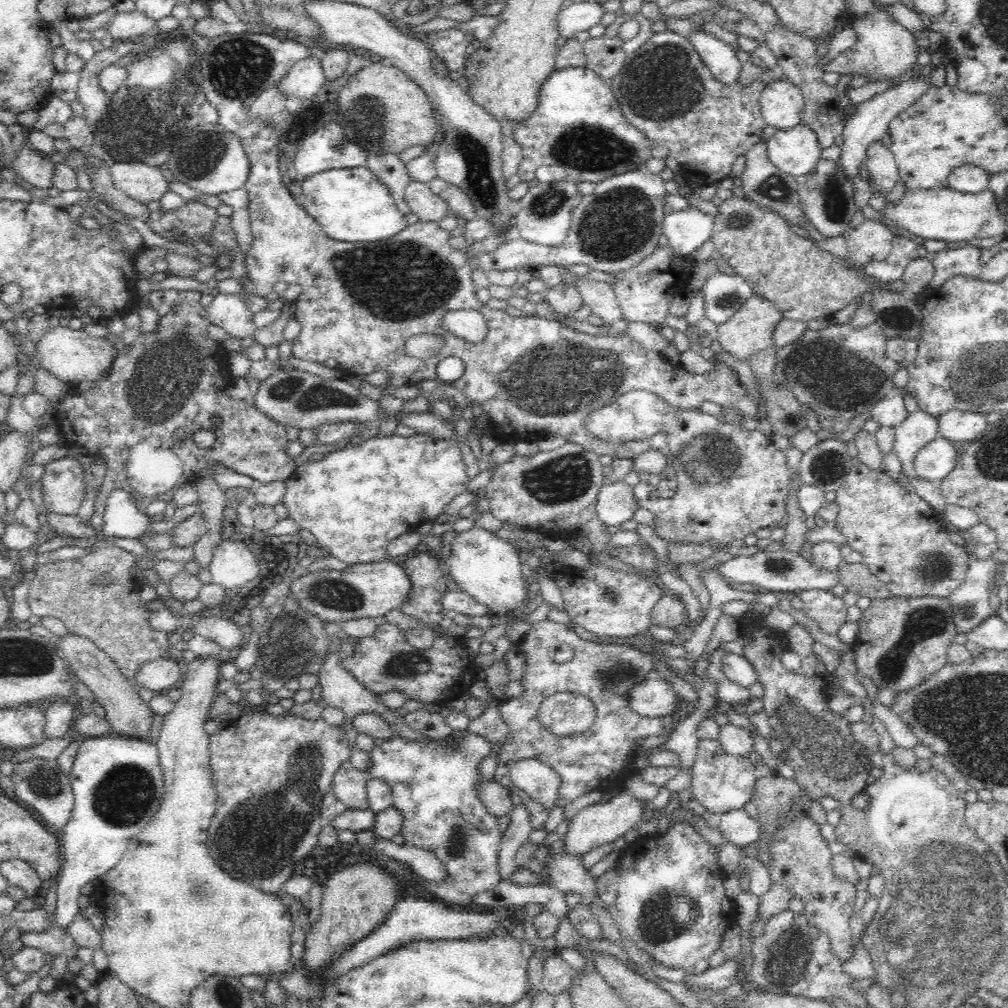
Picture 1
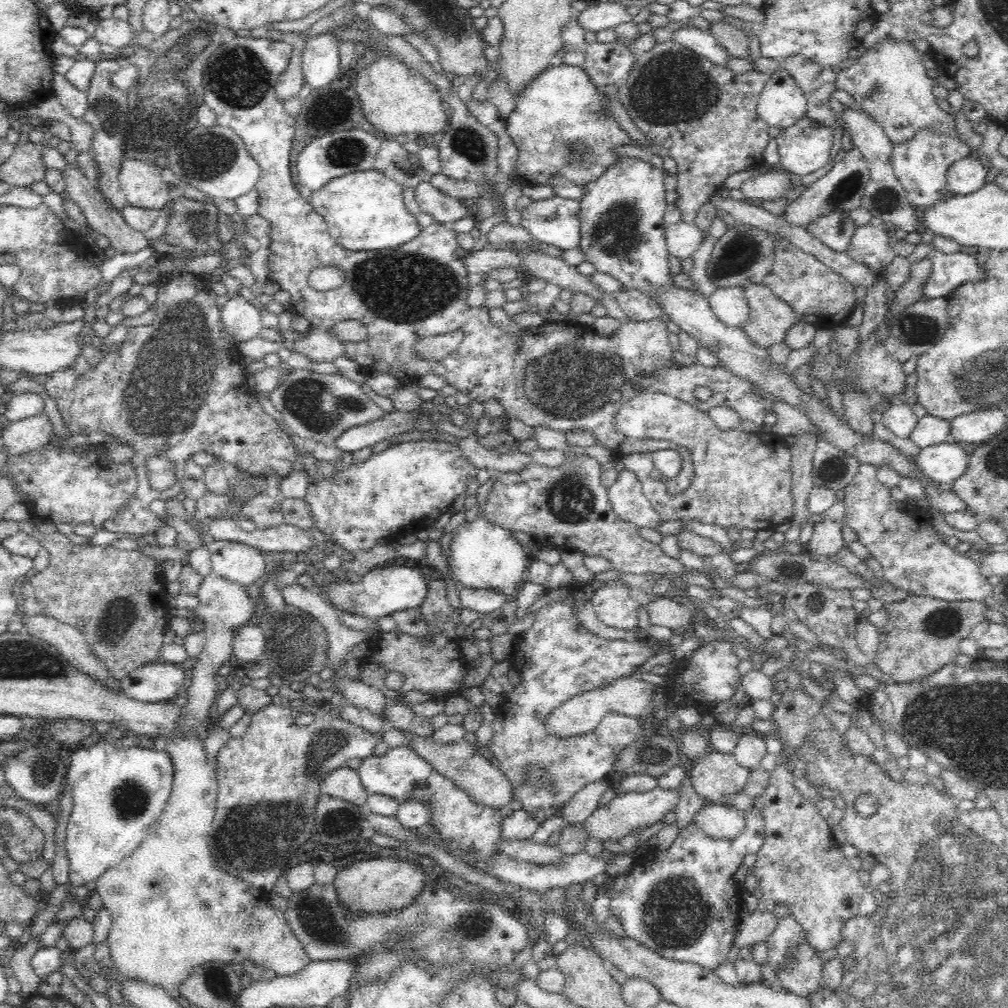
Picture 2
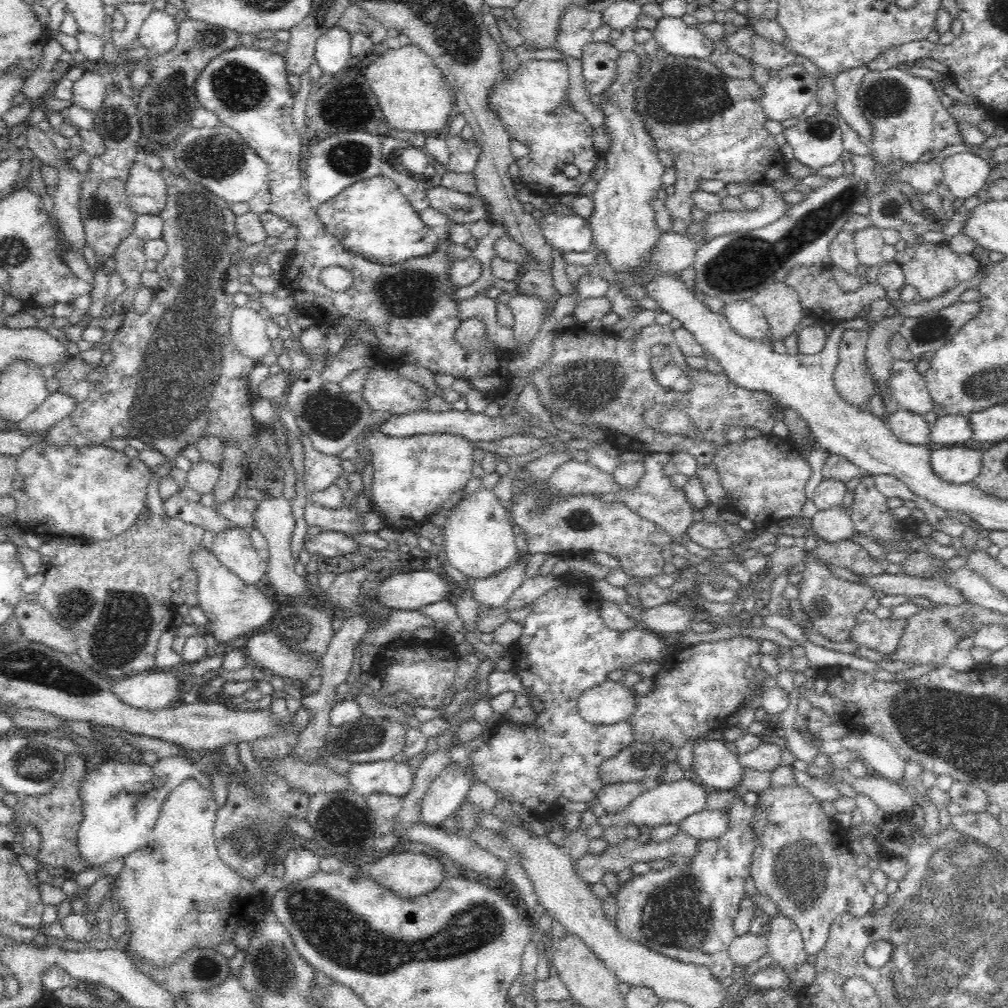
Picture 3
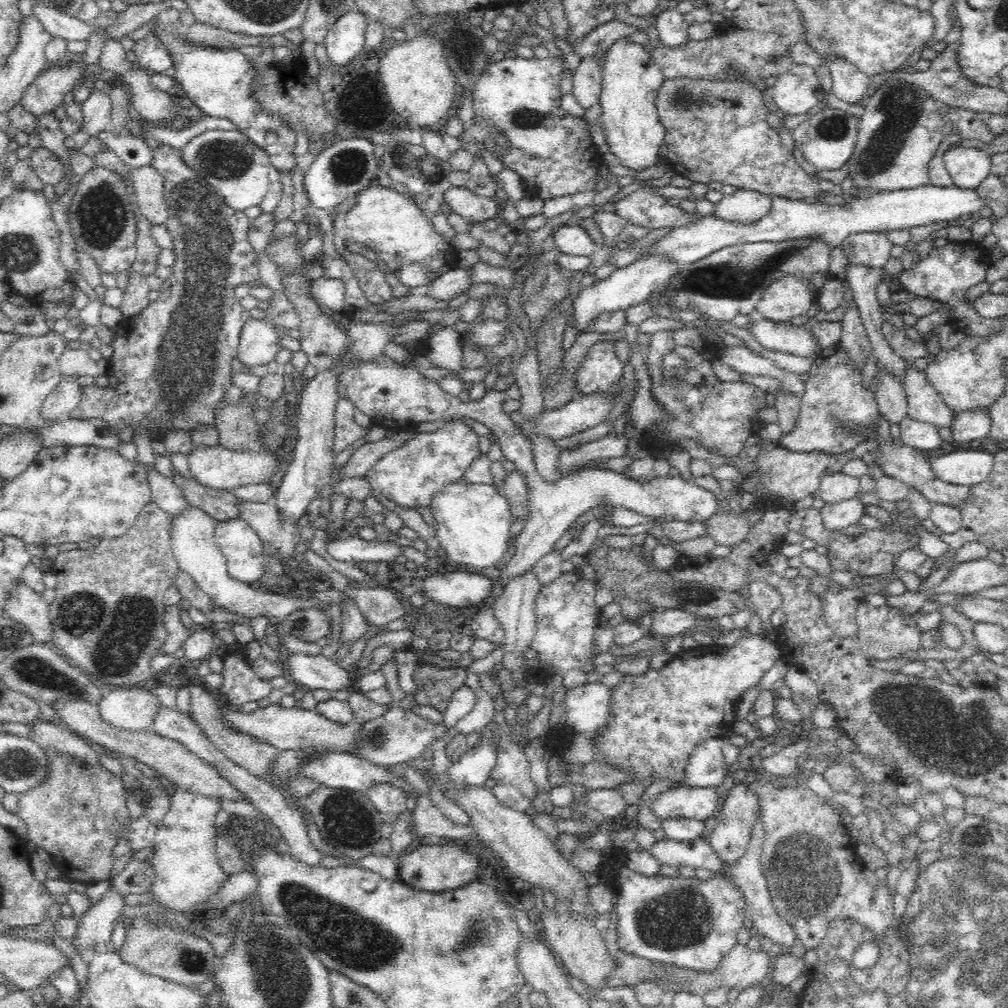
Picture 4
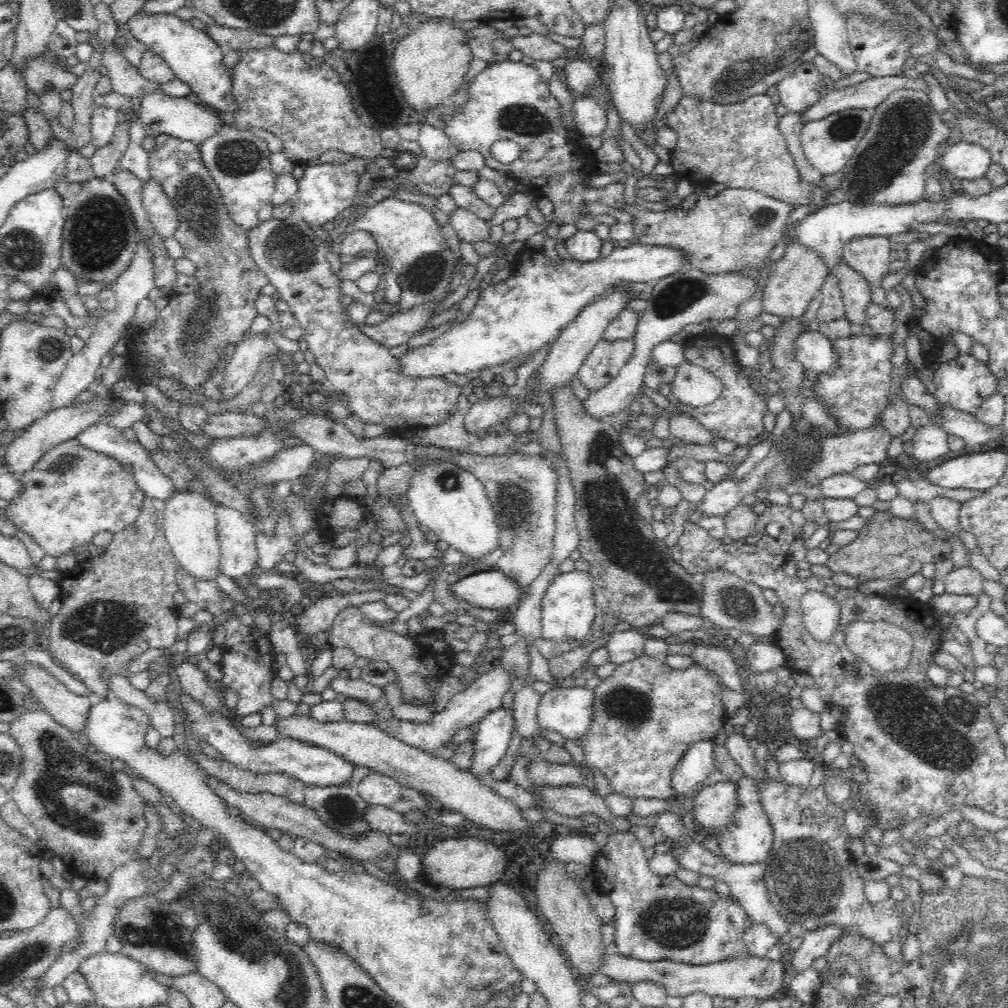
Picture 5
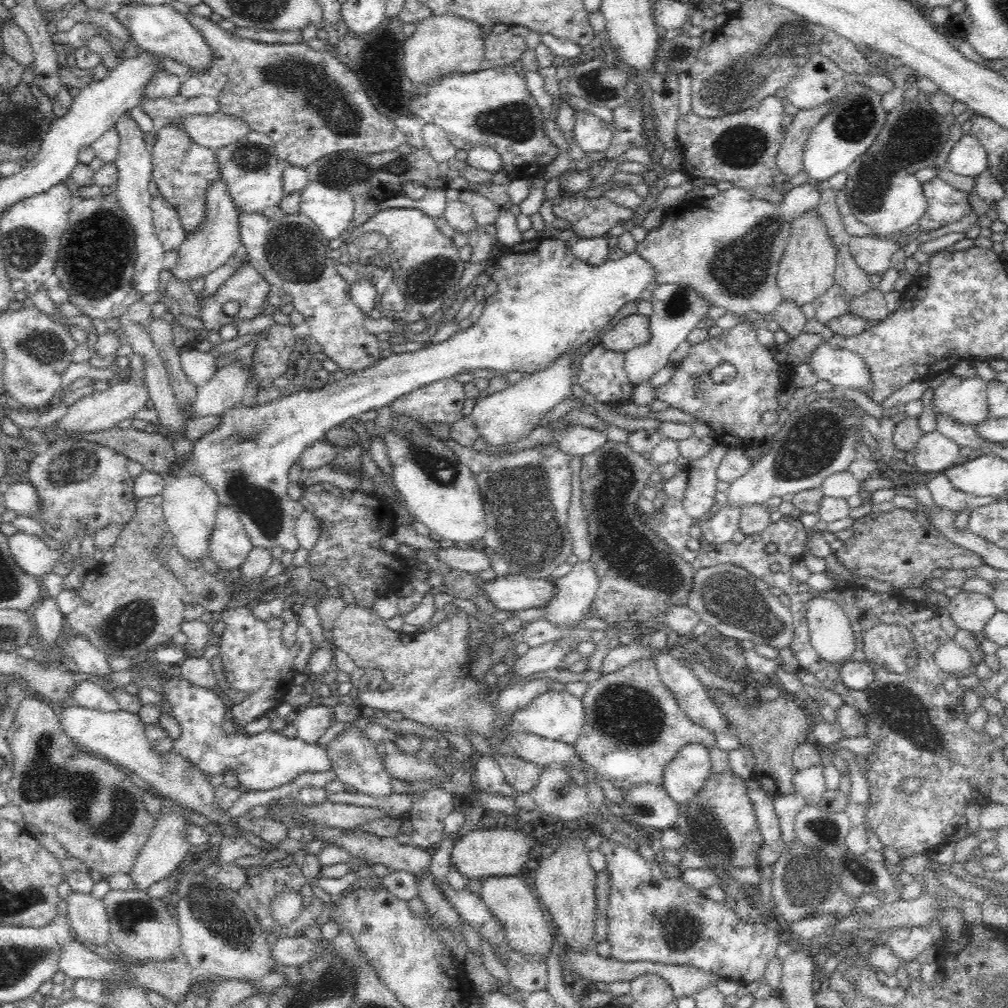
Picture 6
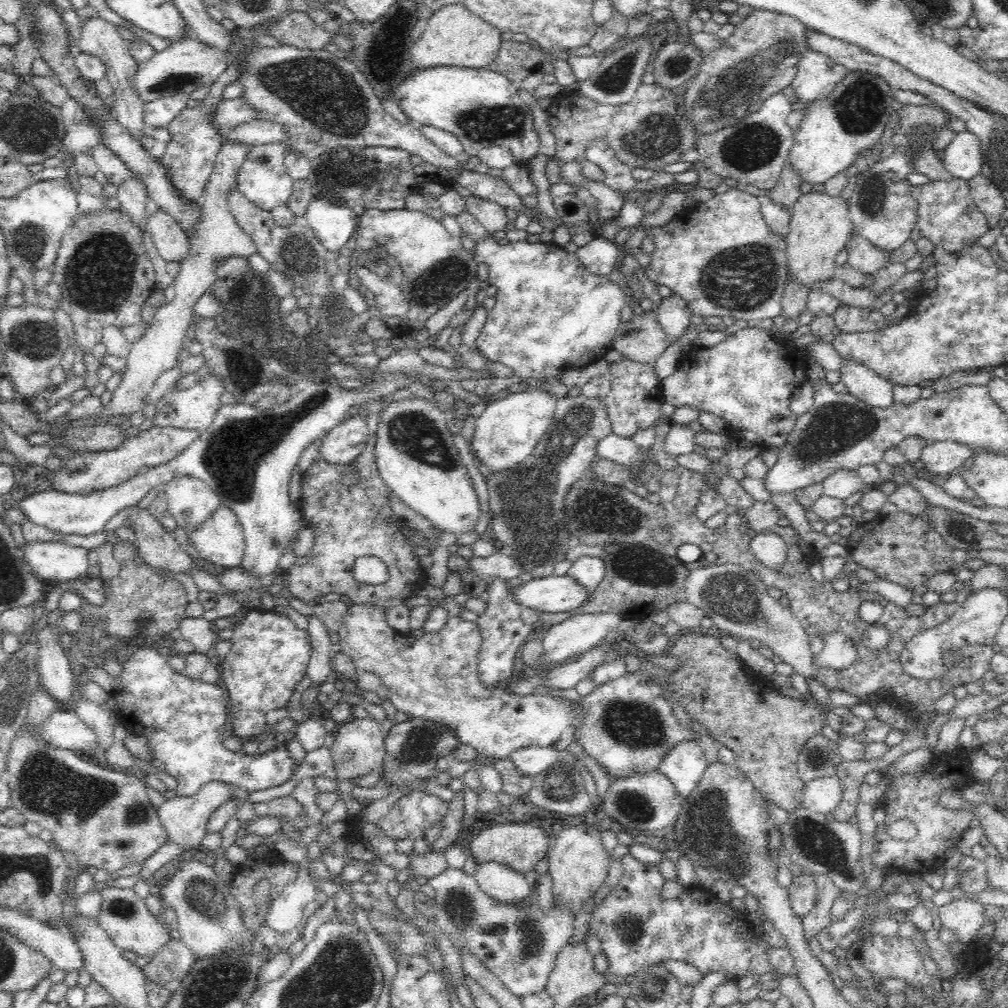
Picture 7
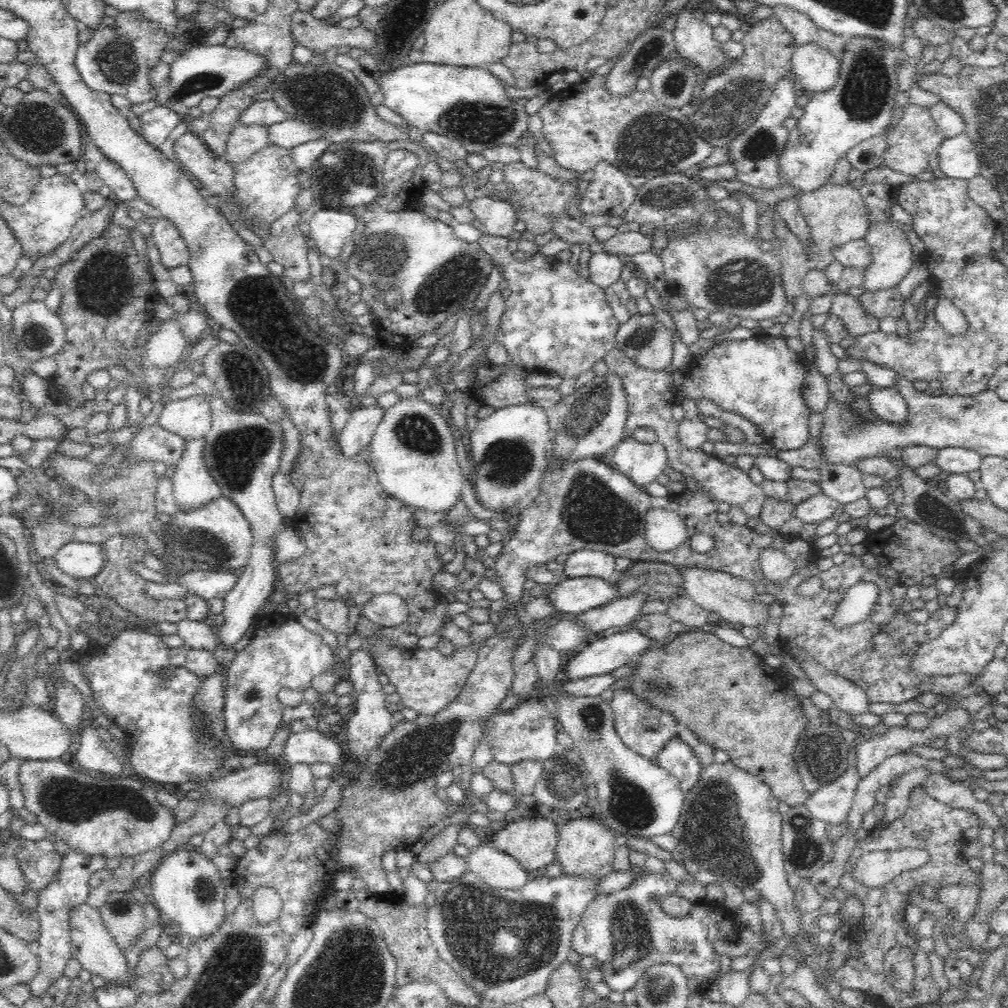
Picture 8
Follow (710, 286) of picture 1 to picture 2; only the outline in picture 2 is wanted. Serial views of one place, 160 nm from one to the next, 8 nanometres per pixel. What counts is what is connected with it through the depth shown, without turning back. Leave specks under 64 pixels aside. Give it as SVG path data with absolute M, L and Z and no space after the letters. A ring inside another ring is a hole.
M718 287L709 296L709 303L726 326L742 329L749 321L750 307L745 292L738 287Z

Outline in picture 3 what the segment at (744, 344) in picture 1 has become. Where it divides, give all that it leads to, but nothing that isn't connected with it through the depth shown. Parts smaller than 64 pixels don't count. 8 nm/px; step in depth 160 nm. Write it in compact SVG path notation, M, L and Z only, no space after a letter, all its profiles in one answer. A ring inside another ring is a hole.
M784 280L762 287L754 294L750 301L754 306L762 310L764 318L769 322L769 334L771 334L772 341L775 339L782 340L790 335L790 333L797 328L800 319L805 314L798 292Z

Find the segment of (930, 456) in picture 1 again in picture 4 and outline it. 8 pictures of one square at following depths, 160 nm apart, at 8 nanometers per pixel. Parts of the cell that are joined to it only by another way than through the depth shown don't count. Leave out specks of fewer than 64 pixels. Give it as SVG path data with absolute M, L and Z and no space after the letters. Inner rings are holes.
M972 447L953 451L930 460L930 469L937 479L953 485L971 487L984 482L992 472L995 455Z

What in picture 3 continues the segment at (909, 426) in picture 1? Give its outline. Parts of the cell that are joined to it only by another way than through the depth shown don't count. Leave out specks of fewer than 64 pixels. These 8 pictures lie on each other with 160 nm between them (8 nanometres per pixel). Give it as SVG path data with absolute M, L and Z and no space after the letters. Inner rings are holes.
M959 414L939 417L936 423L929 425L929 427L931 441L946 446L963 446L973 434L968 416Z

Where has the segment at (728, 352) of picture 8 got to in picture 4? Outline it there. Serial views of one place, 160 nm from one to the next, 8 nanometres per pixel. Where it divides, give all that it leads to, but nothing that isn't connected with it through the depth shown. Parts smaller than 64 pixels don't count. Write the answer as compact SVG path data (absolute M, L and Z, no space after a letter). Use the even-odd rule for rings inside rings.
M670 329L652 333L651 343L645 348L645 364L652 378L652 393L654 398L673 416L673 419L660 426L670 432L672 438L692 438L692 440L698 440L702 446L706 446L714 454L721 454L723 457L736 456L741 453L742 446L748 437L757 434L761 426L756 414L766 407L764 396L767 393L746 382L722 382L710 368L714 361L710 360L710 356L712 356L712 350L707 348L700 351L688 346L674 346L674 338L671 337ZM667 351L676 351L678 359L682 361L682 364L678 364L677 367L679 368L678 379L672 376L666 378L664 374L663 356Z

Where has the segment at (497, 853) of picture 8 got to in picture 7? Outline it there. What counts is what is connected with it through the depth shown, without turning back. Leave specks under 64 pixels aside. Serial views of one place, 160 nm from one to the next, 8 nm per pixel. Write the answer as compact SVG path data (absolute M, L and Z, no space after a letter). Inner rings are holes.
M496 860L476 864L473 876L479 887L488 893L490 898L500 902L522 902L530 896L532 888L526 878L508 865Z

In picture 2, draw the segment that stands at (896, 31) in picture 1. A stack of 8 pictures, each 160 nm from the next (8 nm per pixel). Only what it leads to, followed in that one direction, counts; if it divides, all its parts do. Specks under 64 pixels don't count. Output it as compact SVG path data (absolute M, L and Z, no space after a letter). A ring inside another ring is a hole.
M884 39L875 49L866 50L861 58L836 73L836 90L846 91L852 96L856 109L870 116L884 130L893 146L910 142L920 130L934 130L939 136L958 138L956 120L937 103L933 90L936 83L928 77L921 55L912 43L894 43L890 39Z

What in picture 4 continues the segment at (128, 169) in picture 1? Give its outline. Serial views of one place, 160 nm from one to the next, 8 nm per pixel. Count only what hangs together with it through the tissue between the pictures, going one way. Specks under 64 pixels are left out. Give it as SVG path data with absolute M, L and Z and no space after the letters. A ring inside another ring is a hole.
M152 166L132 169L139 210L154 226L166 226L169 208L163 193L163 177Z

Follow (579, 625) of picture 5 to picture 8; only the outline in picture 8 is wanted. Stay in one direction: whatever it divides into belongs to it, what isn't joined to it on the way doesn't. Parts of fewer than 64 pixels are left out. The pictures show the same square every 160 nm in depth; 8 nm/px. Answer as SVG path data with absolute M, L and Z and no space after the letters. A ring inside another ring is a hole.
M577 550L568 555L561 569L569 578L597 577L608 581L615 576L616 557L605 550Z

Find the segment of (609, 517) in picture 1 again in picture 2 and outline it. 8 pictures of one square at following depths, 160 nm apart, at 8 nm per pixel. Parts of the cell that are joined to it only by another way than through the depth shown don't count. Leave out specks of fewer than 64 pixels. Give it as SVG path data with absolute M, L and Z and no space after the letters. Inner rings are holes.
M625 468L618 472L615 483L607 488L614 512L640 528L658 528L665 522L644 496L641 482Z

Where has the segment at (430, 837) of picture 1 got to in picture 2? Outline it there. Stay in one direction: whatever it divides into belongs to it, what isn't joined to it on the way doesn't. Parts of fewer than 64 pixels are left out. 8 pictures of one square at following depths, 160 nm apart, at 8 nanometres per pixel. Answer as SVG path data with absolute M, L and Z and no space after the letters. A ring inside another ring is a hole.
M395 748L385 755L369 756L360 761L356 771L368 795L383 794L399 802L412 799L431 802L431 824L434 829L429 836L449 842L455 850L465 848L469 852L477 852L483 858L498 852L500 840L504 839L501 835L503 818L500 813L489 806L478 805L464 789L434 770L414 749Z

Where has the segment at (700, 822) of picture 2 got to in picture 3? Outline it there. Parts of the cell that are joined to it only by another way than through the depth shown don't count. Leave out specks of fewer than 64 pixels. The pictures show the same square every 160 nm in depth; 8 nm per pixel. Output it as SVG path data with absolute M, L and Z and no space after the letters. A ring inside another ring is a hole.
M704 809L697 815L684 818L677 825L678 830L682 833L695 838L697 841L703 841L722 836L726 826L728 826L728 817L724 812Z

